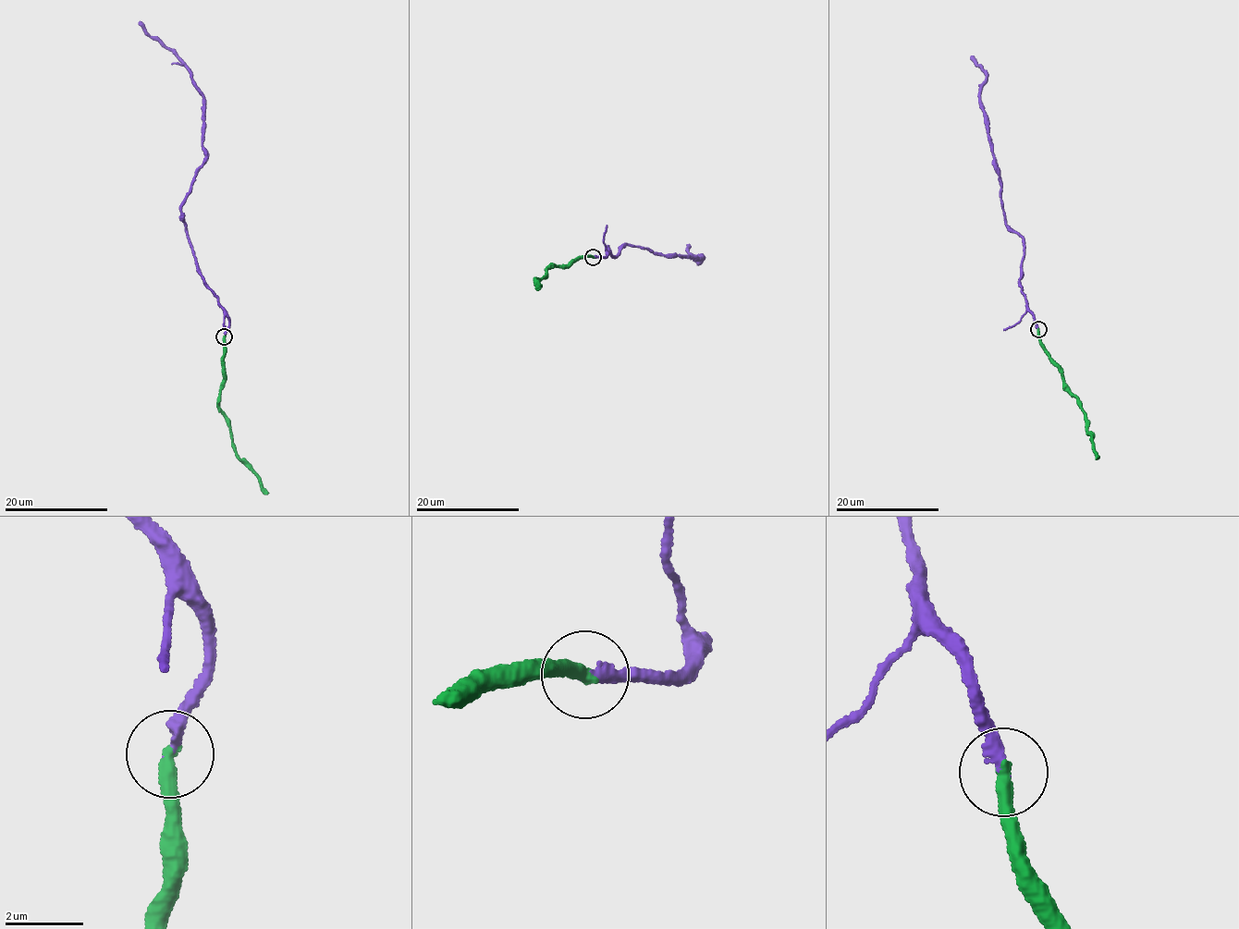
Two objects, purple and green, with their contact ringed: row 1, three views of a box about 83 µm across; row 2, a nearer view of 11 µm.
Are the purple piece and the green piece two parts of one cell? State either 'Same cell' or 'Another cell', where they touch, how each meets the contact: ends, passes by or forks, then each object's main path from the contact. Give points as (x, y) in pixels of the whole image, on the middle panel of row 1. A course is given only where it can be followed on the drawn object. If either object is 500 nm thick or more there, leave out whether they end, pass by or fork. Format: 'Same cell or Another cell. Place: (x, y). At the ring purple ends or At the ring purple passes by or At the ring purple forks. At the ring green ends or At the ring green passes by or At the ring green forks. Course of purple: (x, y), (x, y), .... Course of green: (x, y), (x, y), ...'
Same cell. Place: (593, 257). At the ring purple ends. At the ring green ends. Course of purple: (592, 256), (607, 255), (607, 247), (616, 257), (626, 243), (705, 258), (699, 263), (689, 246). Course of green: (592, 256), (583, 255), (566, 265), (547, 268), (545, 275), (539, 279), (534, 277), (538, 287)

